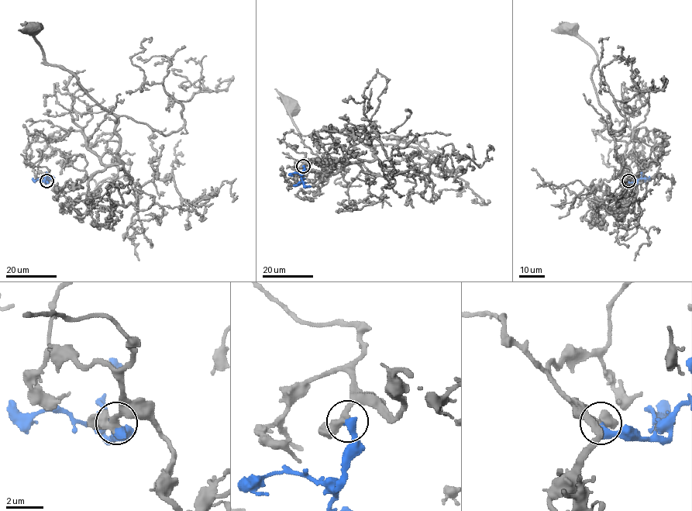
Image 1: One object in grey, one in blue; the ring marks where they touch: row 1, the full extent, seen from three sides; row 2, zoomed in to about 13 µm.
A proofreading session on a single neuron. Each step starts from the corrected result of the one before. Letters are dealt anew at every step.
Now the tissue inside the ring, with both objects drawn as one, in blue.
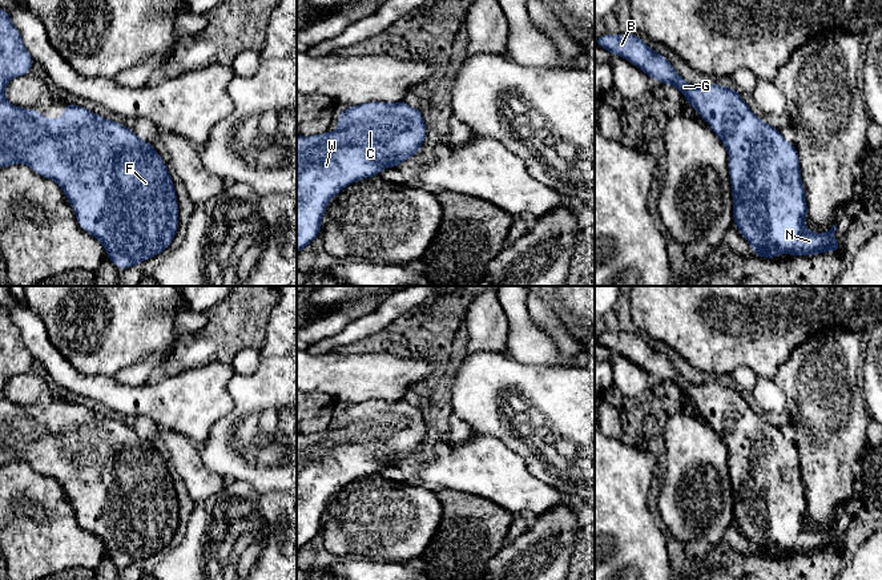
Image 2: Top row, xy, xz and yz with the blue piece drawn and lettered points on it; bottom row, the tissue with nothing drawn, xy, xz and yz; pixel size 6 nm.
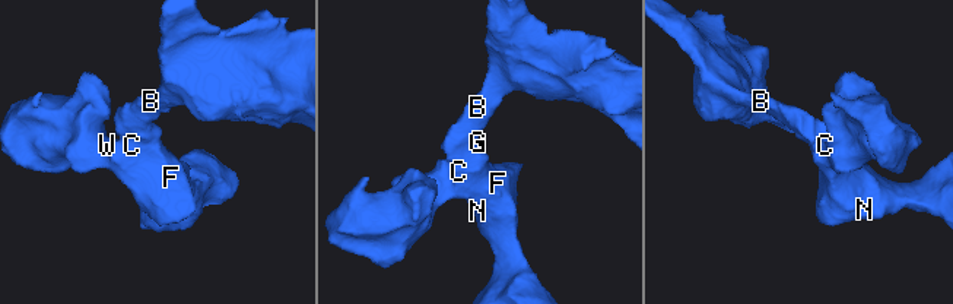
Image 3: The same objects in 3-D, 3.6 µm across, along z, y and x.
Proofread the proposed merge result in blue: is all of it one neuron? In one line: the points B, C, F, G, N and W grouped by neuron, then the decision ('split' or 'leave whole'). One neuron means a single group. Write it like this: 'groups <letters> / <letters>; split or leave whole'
groups B C F G N W; leave whole

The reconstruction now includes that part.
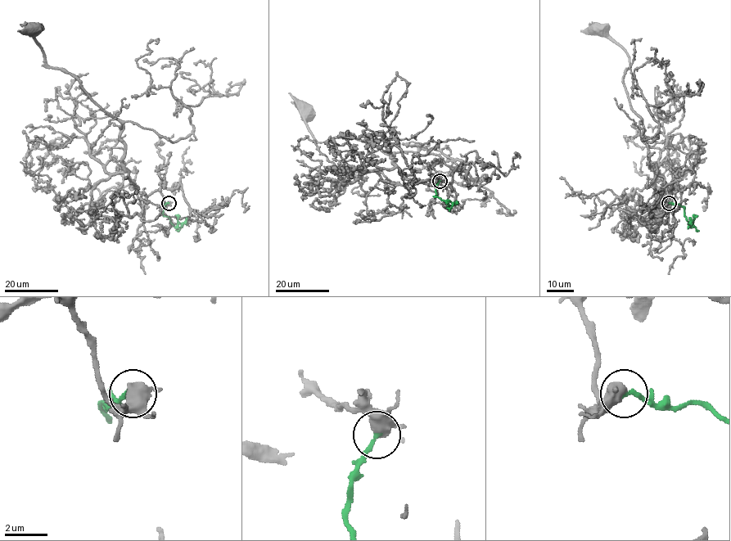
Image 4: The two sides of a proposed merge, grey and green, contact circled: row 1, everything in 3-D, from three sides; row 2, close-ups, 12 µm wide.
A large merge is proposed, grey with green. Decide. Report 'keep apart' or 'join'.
join

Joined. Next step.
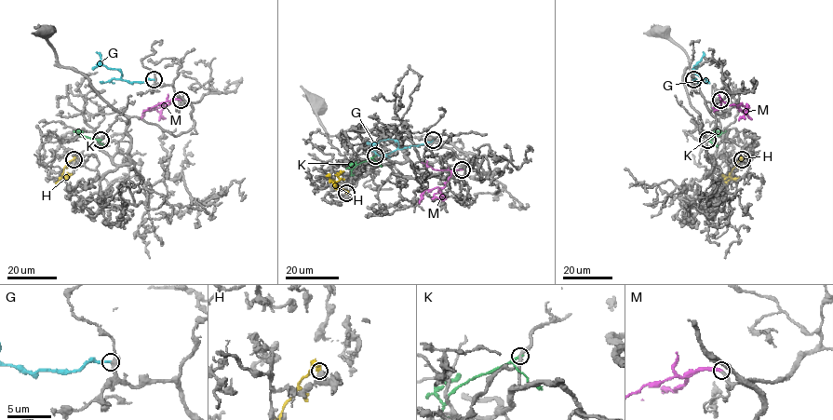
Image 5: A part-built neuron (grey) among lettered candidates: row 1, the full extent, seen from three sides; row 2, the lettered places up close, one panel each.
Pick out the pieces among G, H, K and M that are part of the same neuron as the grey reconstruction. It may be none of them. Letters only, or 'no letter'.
G, M

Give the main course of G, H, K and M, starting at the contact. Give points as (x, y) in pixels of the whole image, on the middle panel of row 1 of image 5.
G: (433, 140), (402, 149), (397, 147), (397, 142), (393, 139), (382, 140), (375, 144), (373, 151), (370, 150)
H: (346, 193), (332, 181), (335, 183), (340, 180), (338, 176), (343, 171)
K: (375, 155), (361, 162), (352, 170), (349, 167), (356, 161)
M: (462, 169), (454, 169), (443, 187), (426, 190), (419, 203)

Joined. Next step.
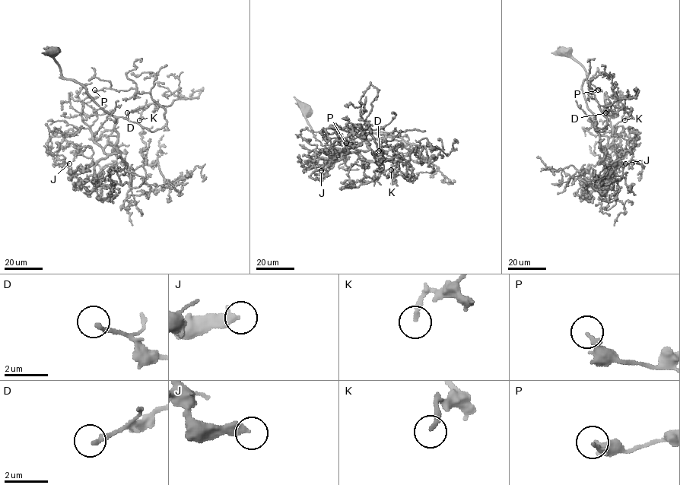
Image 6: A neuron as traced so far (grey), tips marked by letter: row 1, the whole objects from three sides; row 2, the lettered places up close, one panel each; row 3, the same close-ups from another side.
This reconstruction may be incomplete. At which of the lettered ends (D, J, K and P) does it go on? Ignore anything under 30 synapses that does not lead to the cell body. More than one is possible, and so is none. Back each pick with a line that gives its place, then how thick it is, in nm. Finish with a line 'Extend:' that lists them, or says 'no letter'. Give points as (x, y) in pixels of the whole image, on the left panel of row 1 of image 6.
D: Place: (127, 112). Thickness 180 nm
Extend: D

